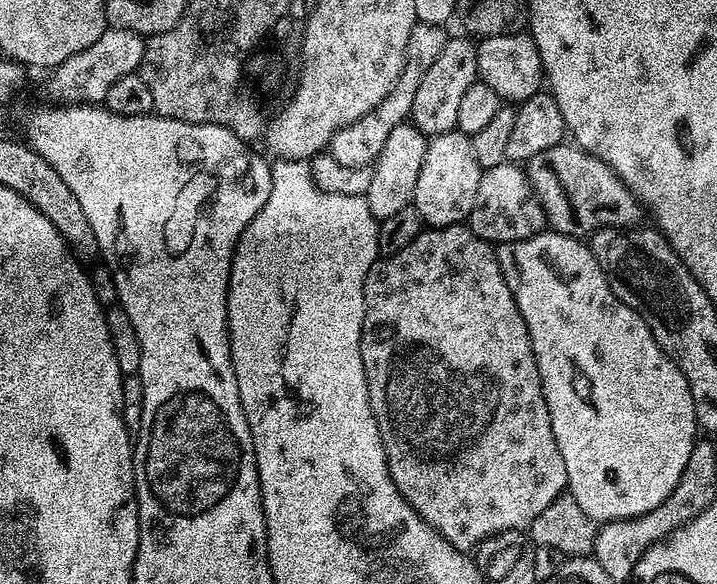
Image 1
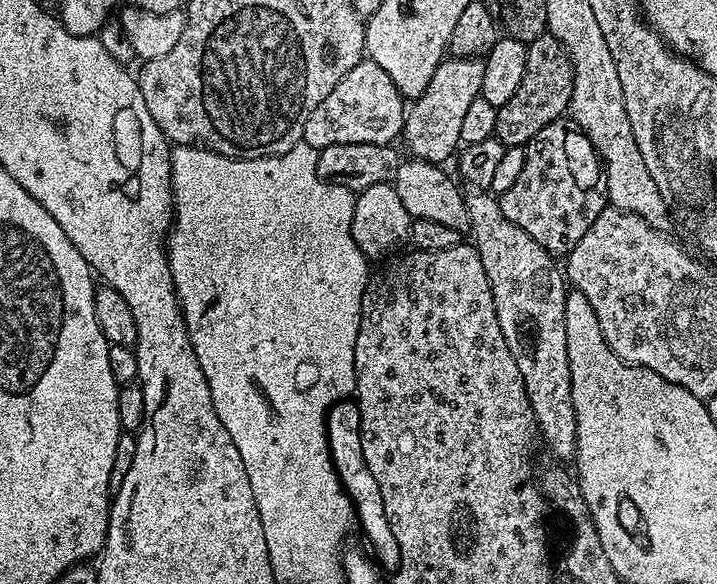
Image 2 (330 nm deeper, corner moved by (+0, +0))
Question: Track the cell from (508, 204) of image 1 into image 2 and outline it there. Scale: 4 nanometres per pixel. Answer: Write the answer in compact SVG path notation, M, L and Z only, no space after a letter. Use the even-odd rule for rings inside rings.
M561 118L550 122L550 126L542 126L528 144L523 145L525 164L522 165L522 174L514 181L510 190L499 193L500 209L518 230L530 234L538 246L542 246L553 258L564 258L590 226L594 226L594 218L602 214L604 208L609 207L608 187L604 177L604 169L596 155L596 147L590 142L588 135L579 128L570 118Z

